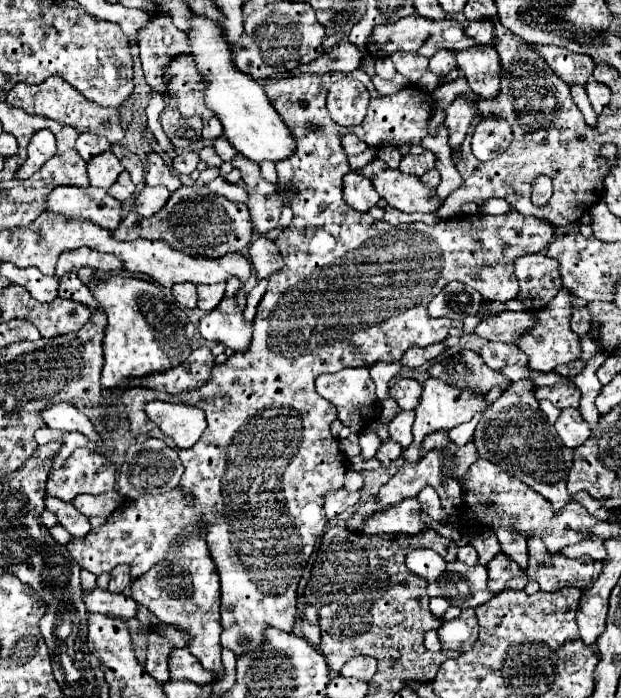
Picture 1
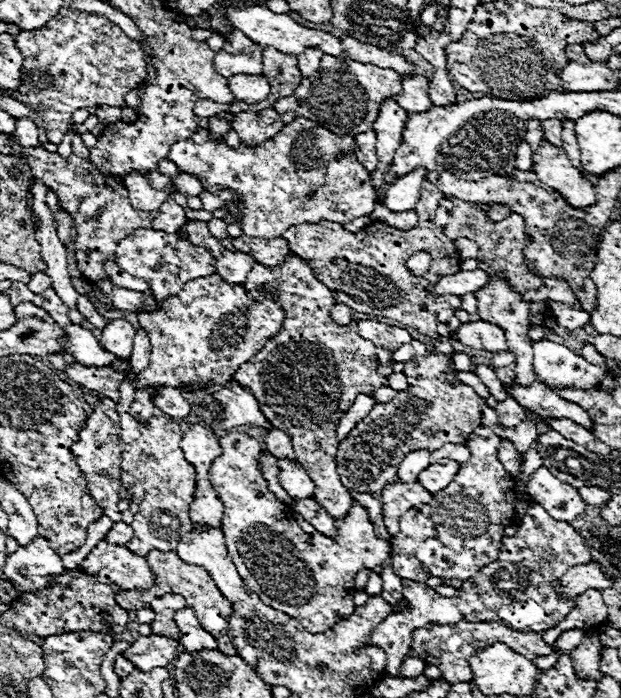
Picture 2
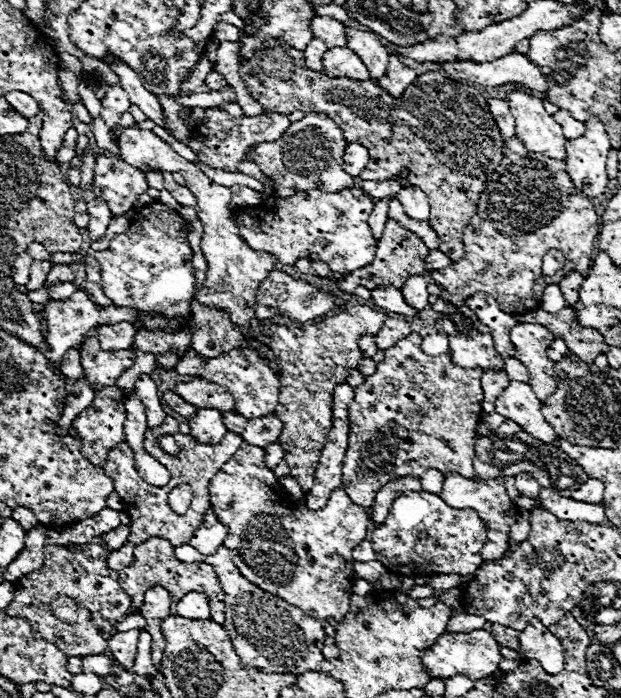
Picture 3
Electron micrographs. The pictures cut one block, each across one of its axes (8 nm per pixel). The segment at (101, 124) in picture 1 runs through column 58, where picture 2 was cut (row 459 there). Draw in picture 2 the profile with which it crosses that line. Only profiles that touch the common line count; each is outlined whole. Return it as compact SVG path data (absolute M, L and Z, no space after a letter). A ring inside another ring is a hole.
M102 398L102 404L96 404L94 412L88 416L86 426L80 430L80 440L78 444L74 444L72 452L78 458L78 466L86 476L88 482L88 490L92 494L94 488L94 498L98 502L98 506L102 508L102 512L118 522L120 520L120 510L118 510L118 502L120 502L120 462L122 462L122 454L120 454L120 416L116 412L116 404L112 400Z

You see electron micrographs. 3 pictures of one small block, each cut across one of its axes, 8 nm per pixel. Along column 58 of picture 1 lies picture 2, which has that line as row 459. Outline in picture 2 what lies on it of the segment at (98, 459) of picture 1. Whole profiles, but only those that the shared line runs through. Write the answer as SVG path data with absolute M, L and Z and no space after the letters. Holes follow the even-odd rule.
M478 426L464 442L470 450L470 460L464 462L454 476L454 480L440 492L432 496L432 506L424 504L416 508L410 508L410 512L402 514L400 528L402 532L390 540L392 548L392 570L400 578L408 578L414 582L426 582L428 578L458 578L458 580L468 580L476 572L480 572L482 566L498 560L500 554L500 542L504 538L504 528L512 526L518 516L516 516L516 494L514 494L514 480L510 474L504 470L502 462L498 460L498 446L500 446L500 436L496 436L492 430L486 426Z

